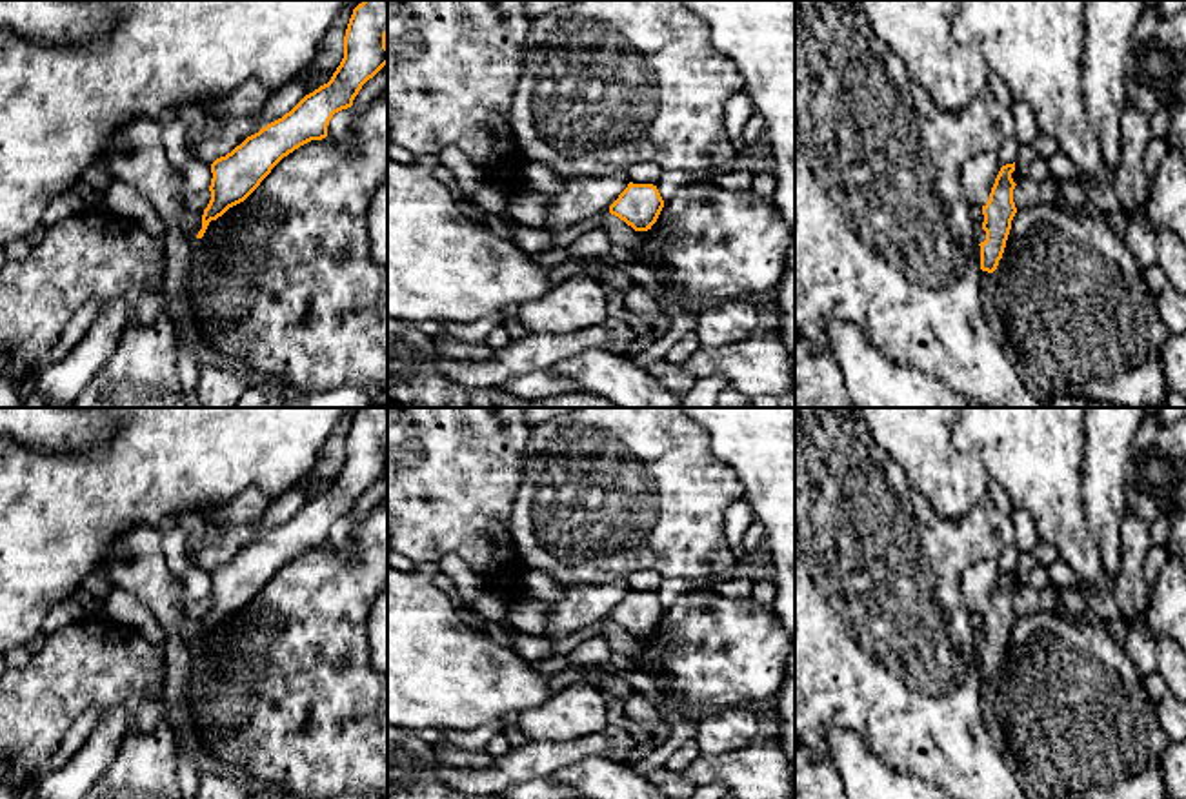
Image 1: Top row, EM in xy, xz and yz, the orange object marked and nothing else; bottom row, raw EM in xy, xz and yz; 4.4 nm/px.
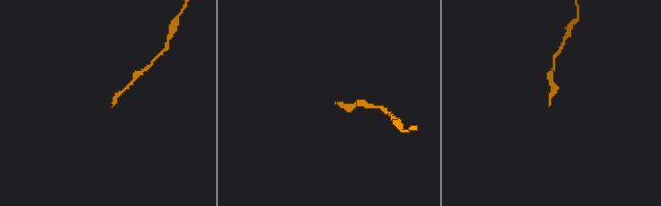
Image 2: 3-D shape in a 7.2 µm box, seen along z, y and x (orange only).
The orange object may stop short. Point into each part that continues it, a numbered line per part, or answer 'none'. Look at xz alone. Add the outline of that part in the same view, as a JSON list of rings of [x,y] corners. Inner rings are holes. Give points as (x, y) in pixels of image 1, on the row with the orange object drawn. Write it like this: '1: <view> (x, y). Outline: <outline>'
none

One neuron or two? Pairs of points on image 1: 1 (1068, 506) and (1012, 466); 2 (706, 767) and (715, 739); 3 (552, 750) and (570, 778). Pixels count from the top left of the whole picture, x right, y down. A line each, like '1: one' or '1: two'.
1: one
2: two
3: two

